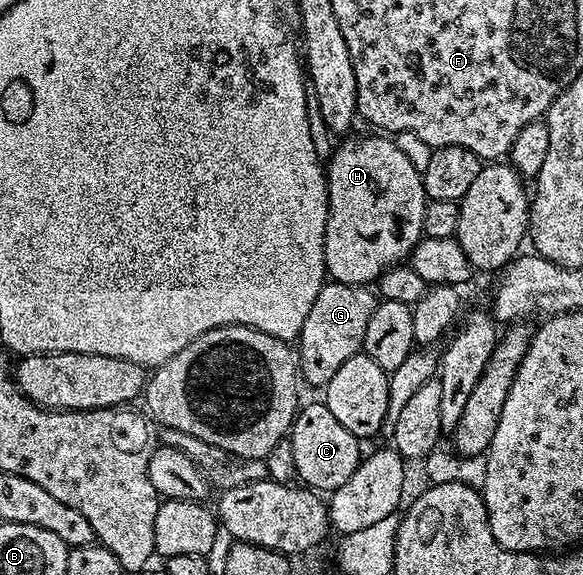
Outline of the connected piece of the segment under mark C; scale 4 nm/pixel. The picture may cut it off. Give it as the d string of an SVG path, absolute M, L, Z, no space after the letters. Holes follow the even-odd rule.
M322 400L304 404L291 422L289 440L293 447L293 463L297 463L297 477L304 486L315 491L333 491L357 471L361 460L360 438L337 423L333 411ZM303 480L303 481L302 481Z

